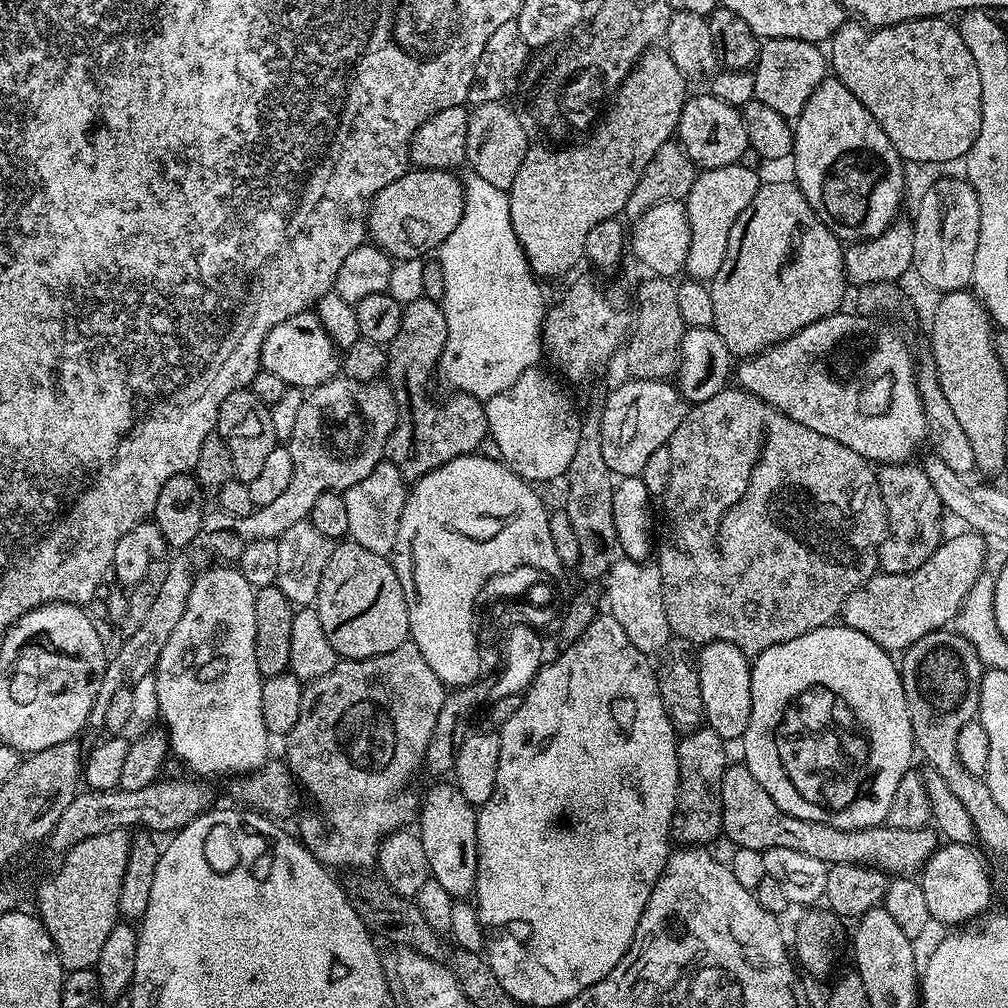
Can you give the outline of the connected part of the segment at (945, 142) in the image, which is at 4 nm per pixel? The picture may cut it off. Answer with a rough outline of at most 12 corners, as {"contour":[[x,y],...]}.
{"contour":[[923,16],[830,37],[835,79],[905,162],[963,161],[982,82]]}

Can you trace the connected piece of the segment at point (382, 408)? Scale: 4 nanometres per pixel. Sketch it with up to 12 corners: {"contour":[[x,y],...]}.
{"contour":[[380,380],[309,389],[286,441],[290,486],[199,543],[235,561],[308,520],[385,459],[398,418]]}

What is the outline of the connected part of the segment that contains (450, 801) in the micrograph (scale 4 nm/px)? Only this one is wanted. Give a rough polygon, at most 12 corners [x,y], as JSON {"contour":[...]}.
{"contour":[[455,783],[424,796],[431,879],[476,891],[477,809]]}

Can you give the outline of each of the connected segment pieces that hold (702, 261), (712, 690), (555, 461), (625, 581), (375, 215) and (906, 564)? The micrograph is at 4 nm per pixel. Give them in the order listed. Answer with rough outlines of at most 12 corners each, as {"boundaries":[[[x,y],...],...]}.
{"boundaries":[[[705,168],[684,209],[692,241],[684,263],[711,282],[726,262],[730,230],[761,173]],[[730,642],[699,649],[707,727],[739,741],[750,722],[752,665]],[[539,367],[486,403],[503,463],[560,479],[579,411]],[[612,561],[607,611],[645,654],[672,639],[662,574]],[[413,167],[366,208],[396,262],[435,253],[462,218],[464,185]],[[916,462],[881,464],[880,568],[918,570],[946,509]]]}

